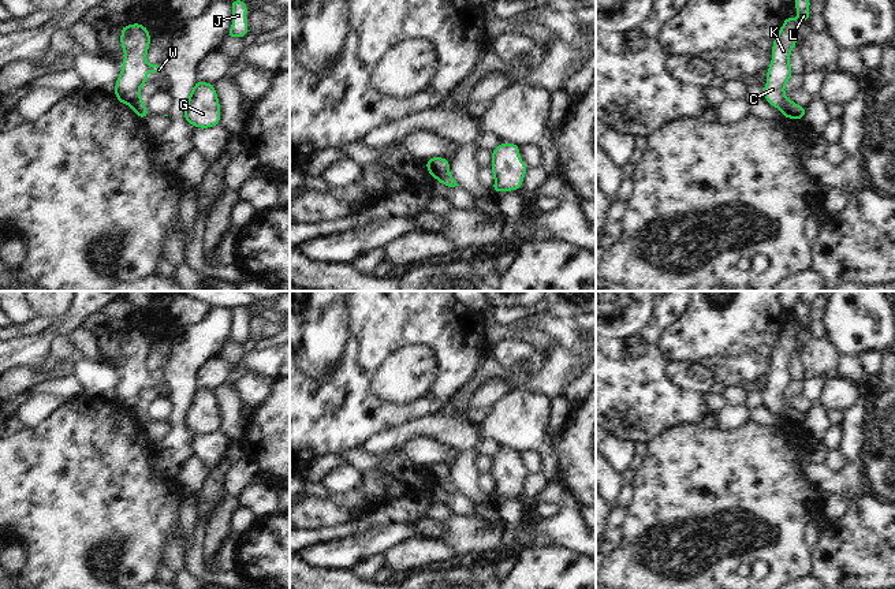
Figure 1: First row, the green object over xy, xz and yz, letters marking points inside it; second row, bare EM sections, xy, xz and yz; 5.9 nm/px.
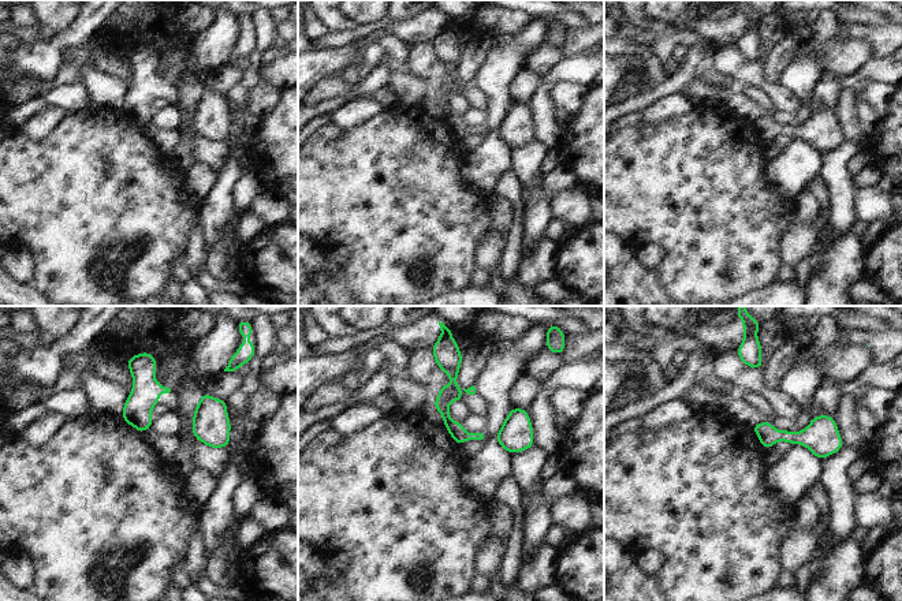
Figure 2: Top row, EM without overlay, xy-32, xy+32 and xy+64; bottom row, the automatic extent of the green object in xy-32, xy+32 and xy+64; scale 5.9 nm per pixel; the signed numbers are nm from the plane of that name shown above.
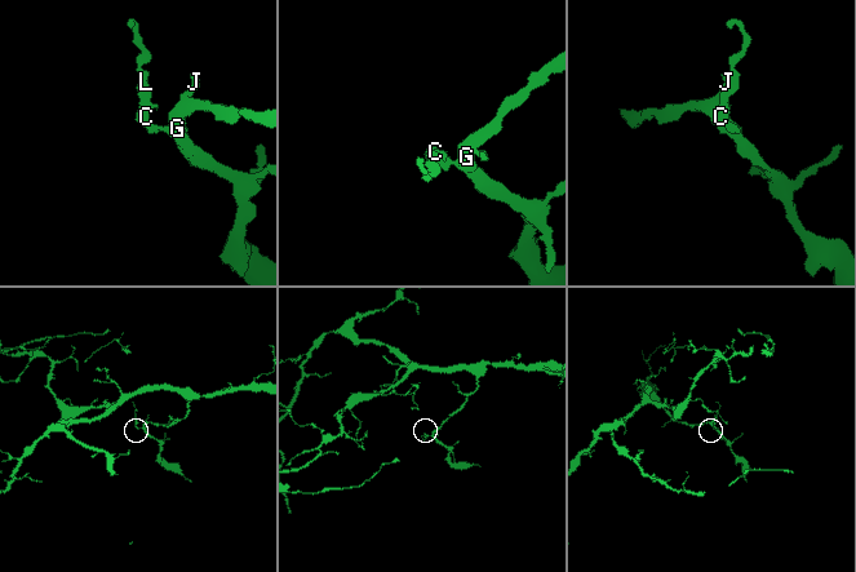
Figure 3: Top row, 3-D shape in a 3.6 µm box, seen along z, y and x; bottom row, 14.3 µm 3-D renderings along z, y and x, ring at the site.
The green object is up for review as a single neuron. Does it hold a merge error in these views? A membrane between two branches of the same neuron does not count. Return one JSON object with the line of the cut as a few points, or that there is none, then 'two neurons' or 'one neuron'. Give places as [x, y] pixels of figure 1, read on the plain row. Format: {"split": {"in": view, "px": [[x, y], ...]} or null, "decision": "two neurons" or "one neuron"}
{"split": {"in": "xy", "px": [[142, 406], [133, 414]]}, "decision": "two neurons"}

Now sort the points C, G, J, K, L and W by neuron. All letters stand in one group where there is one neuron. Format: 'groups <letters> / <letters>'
groups C K L W / G J

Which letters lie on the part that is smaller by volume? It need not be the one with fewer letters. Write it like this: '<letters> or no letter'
C, K, L, W

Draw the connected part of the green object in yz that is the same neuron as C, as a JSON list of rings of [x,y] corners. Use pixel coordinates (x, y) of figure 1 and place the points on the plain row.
[[[799,299],[794,306],[799,324],[786,323],[786,327],[772,350],[772,368],[767,376],[767,391],[762,394],[765,407],[772,413],[782,415],[787,406],[784,392],[793,383],[790,372],[790,358],[797,353],[798,332],[803,327],[810,327],[809,313],[810,303]]]

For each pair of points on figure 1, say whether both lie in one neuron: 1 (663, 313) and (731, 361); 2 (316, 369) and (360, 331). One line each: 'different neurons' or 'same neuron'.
1: different neurons
2: different neurons

